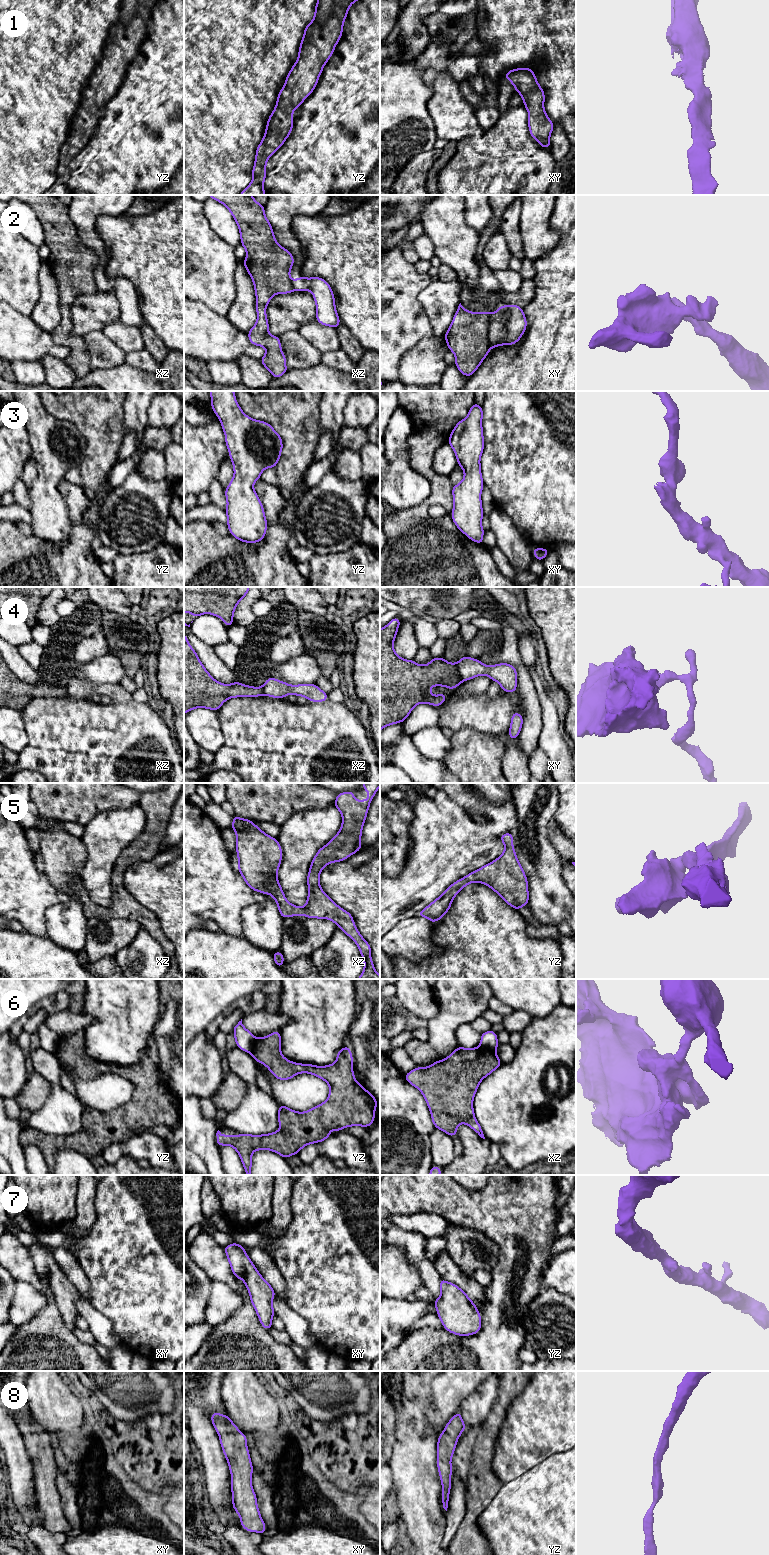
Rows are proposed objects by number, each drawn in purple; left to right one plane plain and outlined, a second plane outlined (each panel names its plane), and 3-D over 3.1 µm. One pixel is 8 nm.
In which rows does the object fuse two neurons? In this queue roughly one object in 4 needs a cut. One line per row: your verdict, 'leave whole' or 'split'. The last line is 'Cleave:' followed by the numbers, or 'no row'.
1: leave whole
2: split
3: leave whole
4: split
5: leave whole
6: split
7: leave whole
8: leave whole
Cleave: 2, 4, 6

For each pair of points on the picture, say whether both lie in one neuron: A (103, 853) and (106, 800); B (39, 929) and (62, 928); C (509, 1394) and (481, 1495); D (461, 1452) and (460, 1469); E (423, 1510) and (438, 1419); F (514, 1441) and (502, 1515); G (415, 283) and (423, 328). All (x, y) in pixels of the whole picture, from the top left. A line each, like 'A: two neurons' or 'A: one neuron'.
A: two neurons
B: two neurons
C: one neuron
D: one neuron
E: two neurons
F: two neurons
G: one neuron

